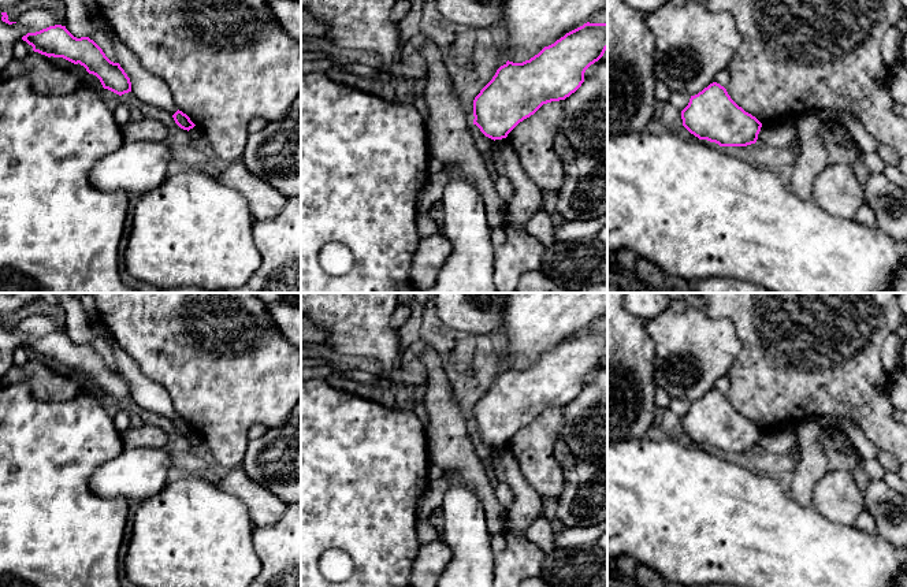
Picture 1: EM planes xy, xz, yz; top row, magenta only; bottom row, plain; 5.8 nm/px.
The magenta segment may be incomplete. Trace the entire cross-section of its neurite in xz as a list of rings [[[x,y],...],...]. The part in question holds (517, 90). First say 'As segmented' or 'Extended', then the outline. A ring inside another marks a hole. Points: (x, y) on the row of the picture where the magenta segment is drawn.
As segmented. [[[607,22],[584,23],[523,63],[506,62],[473,100],[473,125],[491,140],[506,138],[524,119],[543,104],[560,101],[575,93],[584,82],[586,70],[607,49]]]

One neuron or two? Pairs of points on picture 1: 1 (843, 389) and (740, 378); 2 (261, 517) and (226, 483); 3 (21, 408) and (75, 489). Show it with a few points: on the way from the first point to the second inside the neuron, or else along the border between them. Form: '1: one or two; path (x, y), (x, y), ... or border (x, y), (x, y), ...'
1: one; path (817, 378), (766, 378)
2: one; path (259, 506), (237, 485)
3: one; path (21, 428), (21, 434), (55, 468)

